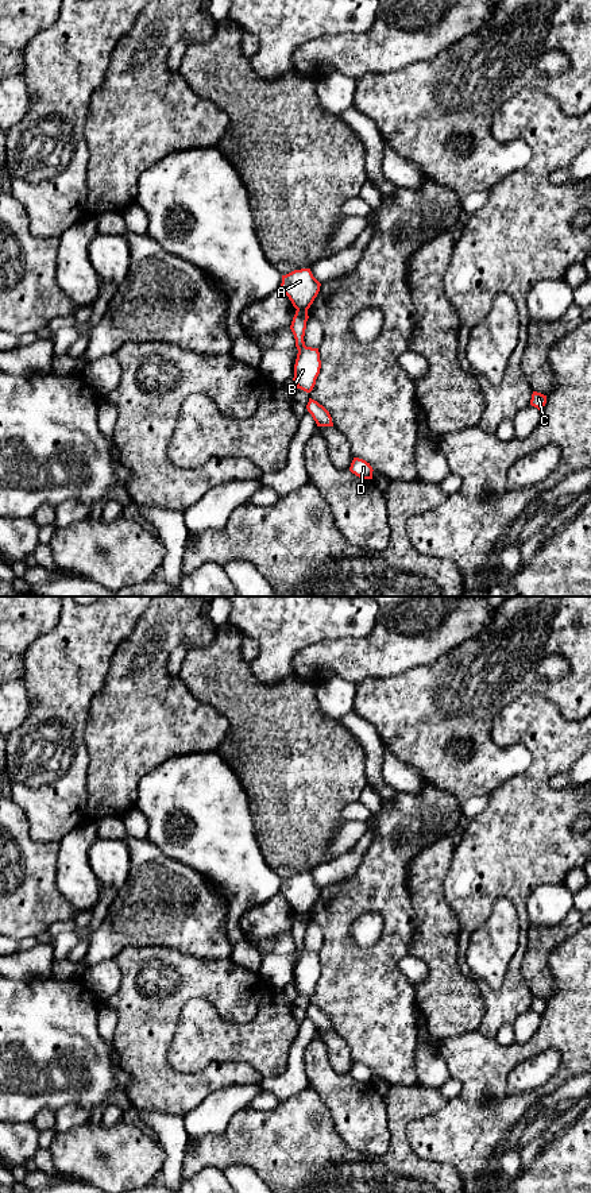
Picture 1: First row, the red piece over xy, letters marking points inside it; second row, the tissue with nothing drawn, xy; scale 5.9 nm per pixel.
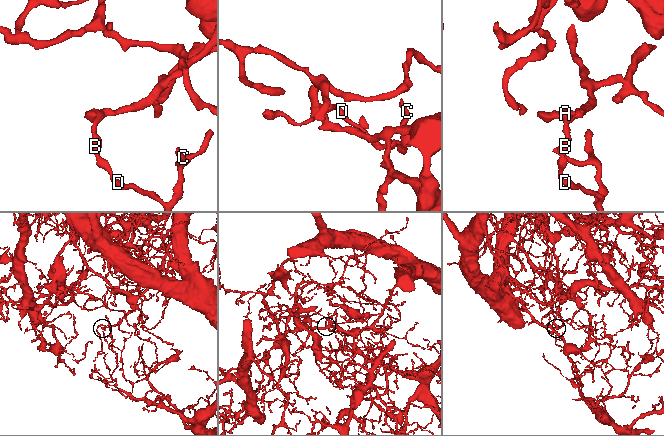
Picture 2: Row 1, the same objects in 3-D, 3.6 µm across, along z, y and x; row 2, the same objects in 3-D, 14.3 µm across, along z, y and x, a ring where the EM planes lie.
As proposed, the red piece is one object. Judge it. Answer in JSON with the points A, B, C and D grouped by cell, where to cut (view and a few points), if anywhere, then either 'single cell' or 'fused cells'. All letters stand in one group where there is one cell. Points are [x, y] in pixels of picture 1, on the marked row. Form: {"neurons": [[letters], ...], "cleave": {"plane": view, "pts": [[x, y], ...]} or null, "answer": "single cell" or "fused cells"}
{"neurons": [["A"], ["B", "C", "D"]], "cleave": {"plane": "xy", "pts": [[297, 308], [306, 311]]}, "answer": "fused cells"}

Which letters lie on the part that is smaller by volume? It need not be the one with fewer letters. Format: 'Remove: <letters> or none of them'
Remove: A

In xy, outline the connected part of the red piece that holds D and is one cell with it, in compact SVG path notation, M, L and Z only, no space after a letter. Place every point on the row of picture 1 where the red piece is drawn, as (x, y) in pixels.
M354 457L349 471L359 478L372 479L372 467L363 459Z

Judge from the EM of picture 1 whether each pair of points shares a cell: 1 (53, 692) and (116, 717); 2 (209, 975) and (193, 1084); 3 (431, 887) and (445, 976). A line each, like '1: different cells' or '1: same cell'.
1: different cells
2: same cell
3: same cell

